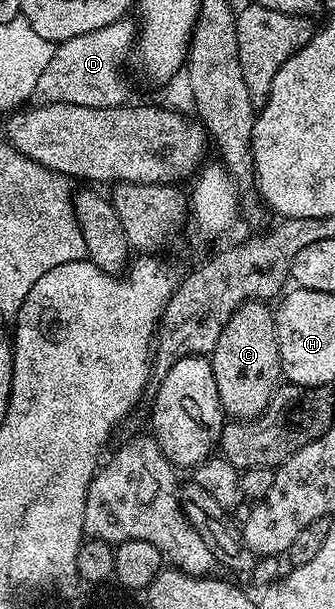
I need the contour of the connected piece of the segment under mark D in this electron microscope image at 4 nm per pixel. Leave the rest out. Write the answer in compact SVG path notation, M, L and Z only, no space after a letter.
M131 19L115 20L110 26L78 34L56 44L50 66L38 78L35 99L49 104L73 104L95 108L123 108L129 103L128 80L124 77L124 59L129 59L138 39L138 28Z

